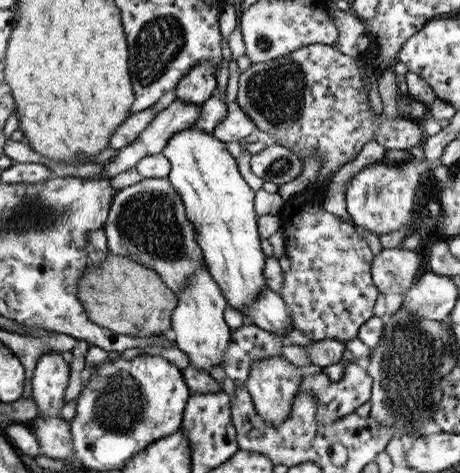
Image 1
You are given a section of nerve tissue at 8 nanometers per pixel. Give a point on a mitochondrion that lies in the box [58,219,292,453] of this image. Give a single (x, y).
(120, 400)

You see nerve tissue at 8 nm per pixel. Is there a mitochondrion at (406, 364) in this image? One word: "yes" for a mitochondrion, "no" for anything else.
yes

